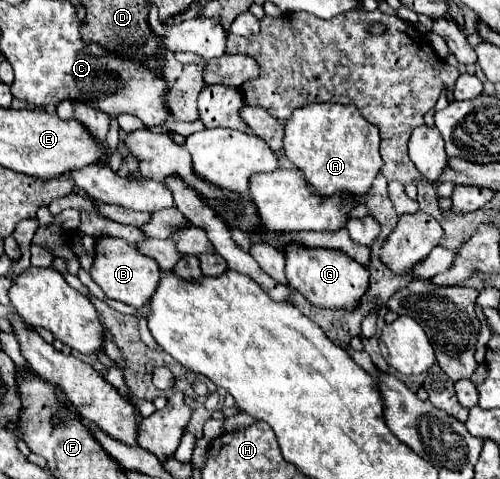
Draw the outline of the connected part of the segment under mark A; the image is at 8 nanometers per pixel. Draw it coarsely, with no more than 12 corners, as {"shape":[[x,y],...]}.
{"shape":[[311,103],[285,155],[323,197],[361,201],[383,159],[355,107]]}

